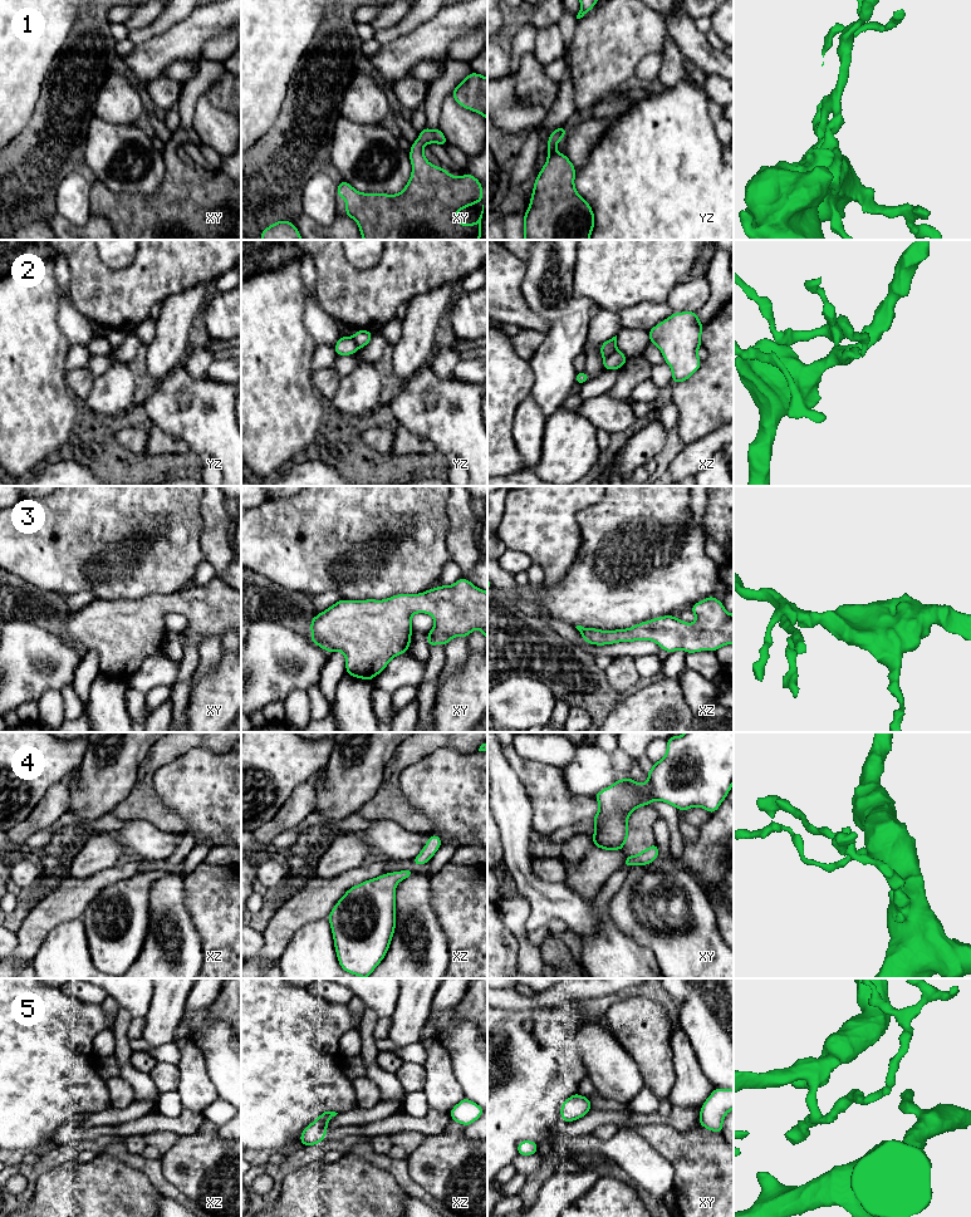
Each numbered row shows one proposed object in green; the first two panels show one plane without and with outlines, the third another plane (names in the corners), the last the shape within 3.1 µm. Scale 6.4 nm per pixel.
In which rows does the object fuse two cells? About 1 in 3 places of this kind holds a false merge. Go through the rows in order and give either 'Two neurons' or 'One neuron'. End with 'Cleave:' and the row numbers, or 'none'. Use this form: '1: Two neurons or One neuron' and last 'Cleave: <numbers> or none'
1: One neuron
2: Two neurons
3: One neuron
4: One neuron
5: One neuron
Cleave: 2

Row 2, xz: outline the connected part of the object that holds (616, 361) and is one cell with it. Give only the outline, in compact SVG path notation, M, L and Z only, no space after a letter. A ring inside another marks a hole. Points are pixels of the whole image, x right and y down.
M617 349L613 354L604 358L603 368L605 371L621 369L626 364L627 360L628 358L621 350Z

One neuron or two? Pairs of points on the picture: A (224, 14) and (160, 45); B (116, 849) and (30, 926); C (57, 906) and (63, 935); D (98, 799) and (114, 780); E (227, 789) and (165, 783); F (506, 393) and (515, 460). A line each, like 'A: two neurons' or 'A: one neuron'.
A: one neuron
B: two neurons
C: two neurons
D: one neuron
E: one neuron
F: one neuron

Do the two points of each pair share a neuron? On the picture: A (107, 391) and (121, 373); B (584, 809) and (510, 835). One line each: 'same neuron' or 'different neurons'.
A: same neuron
B: different neurons

